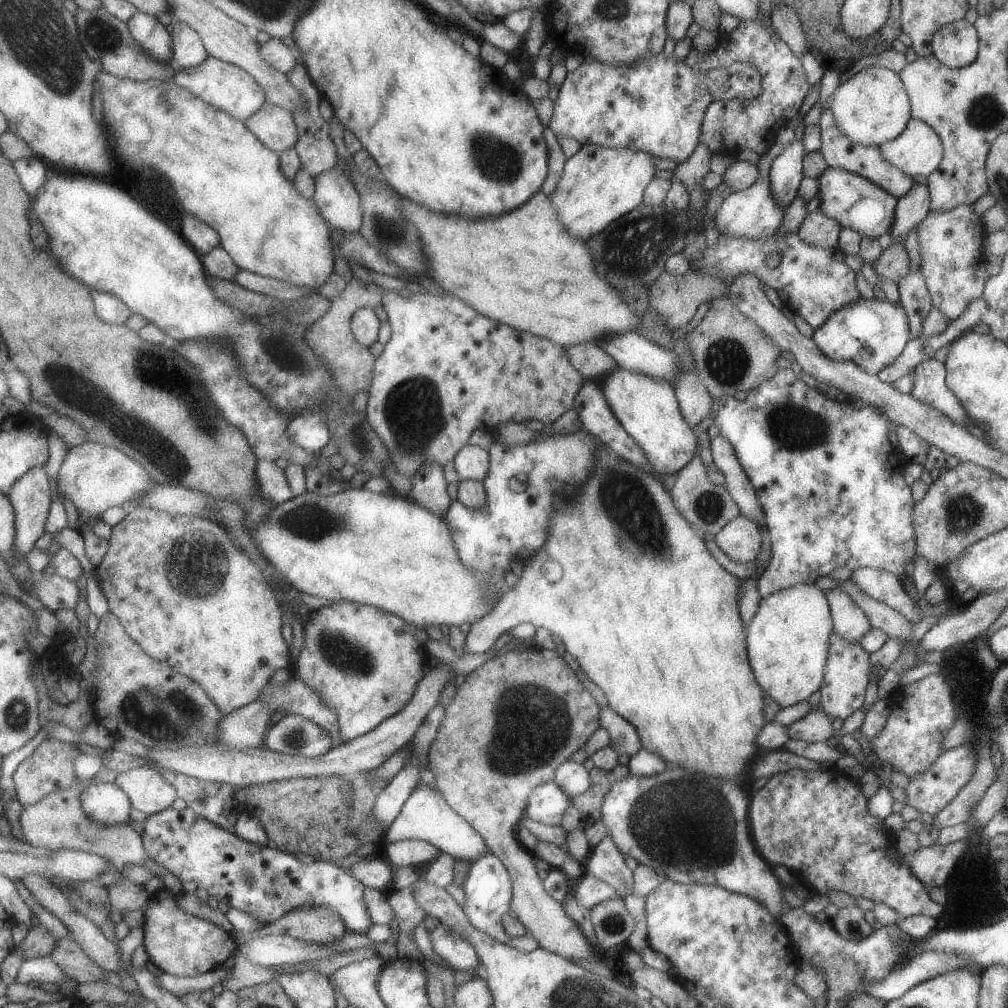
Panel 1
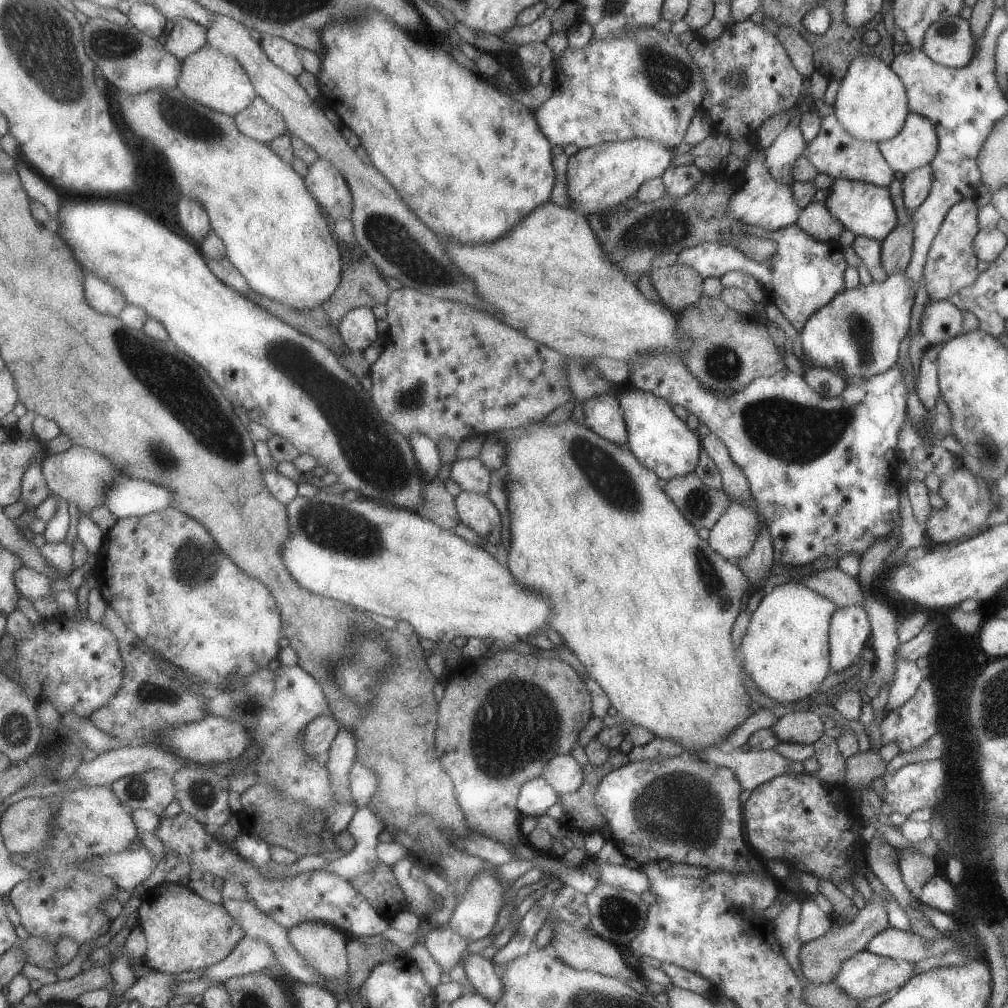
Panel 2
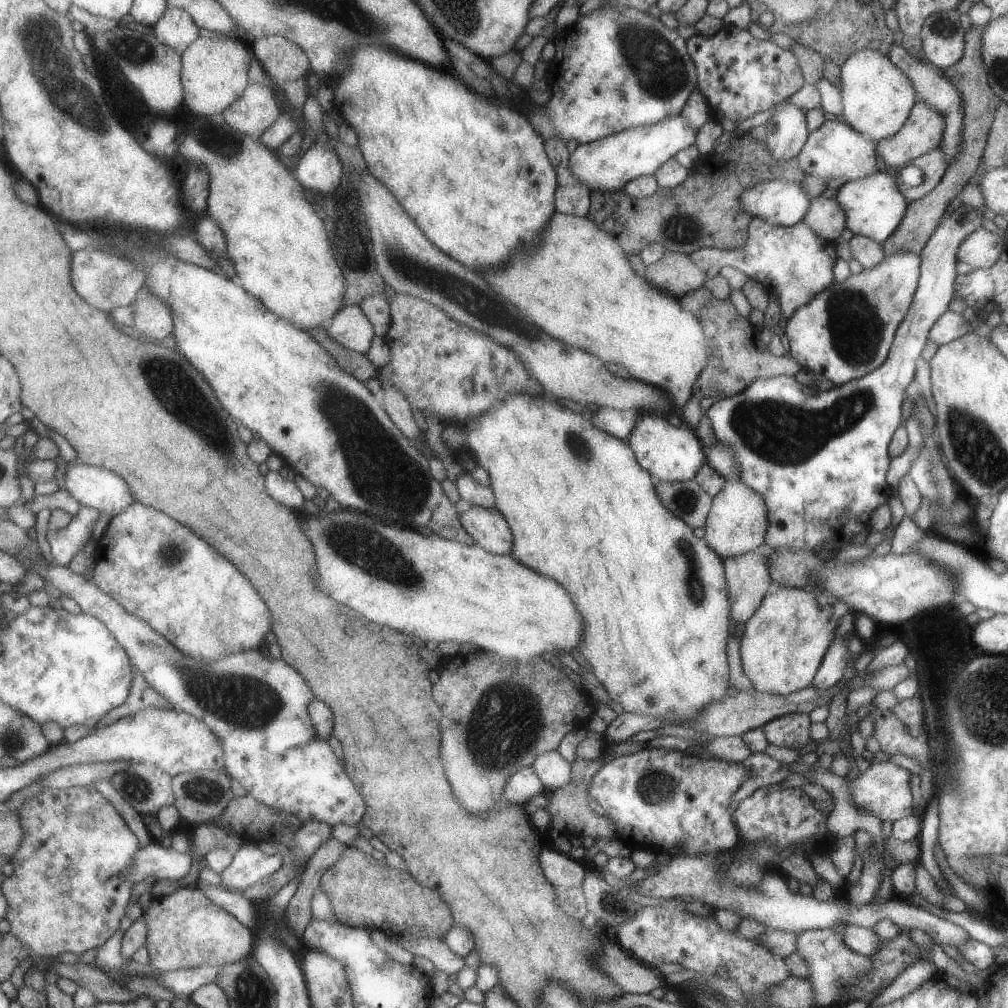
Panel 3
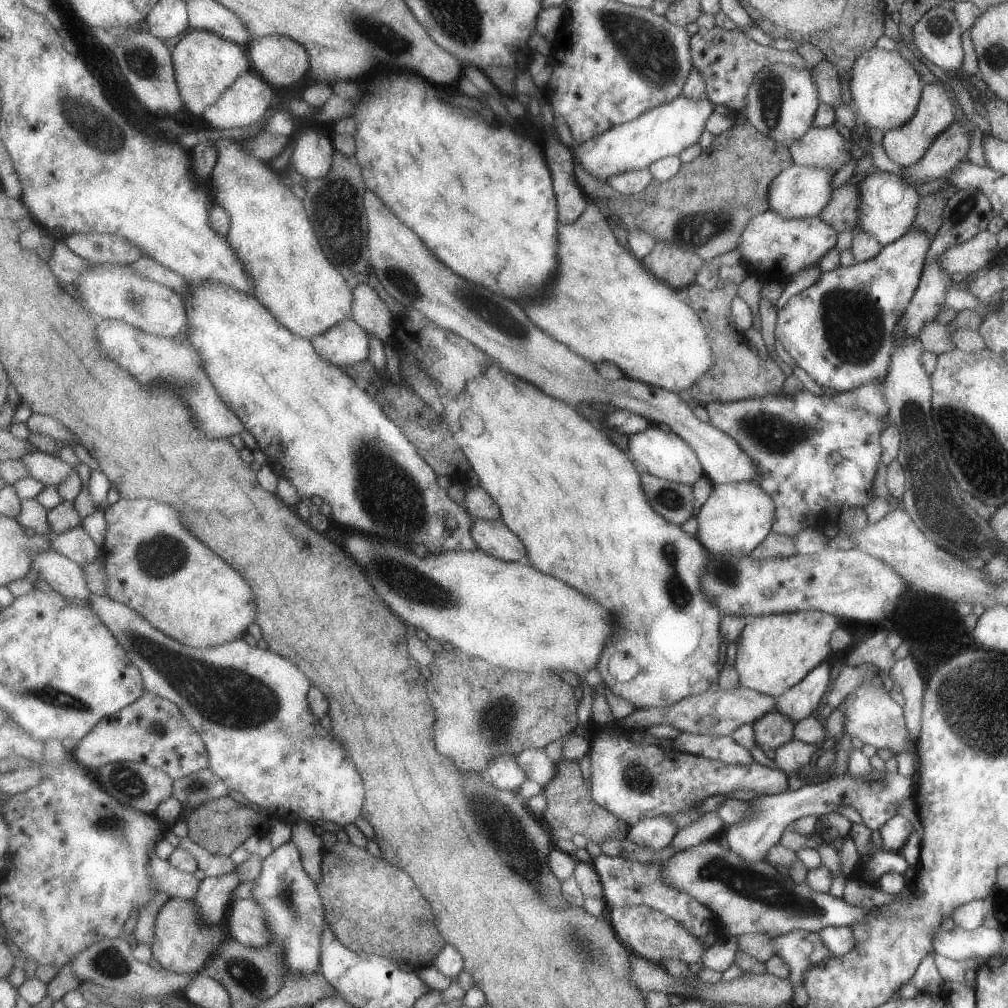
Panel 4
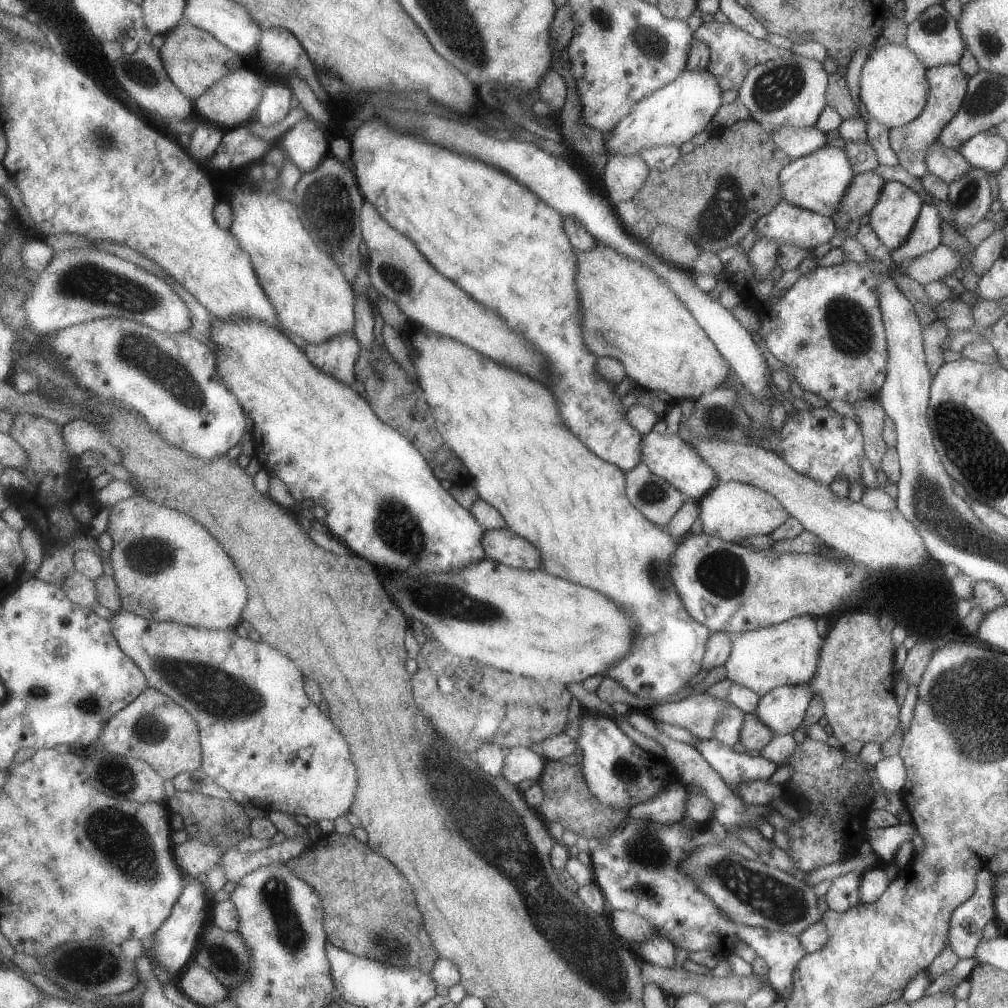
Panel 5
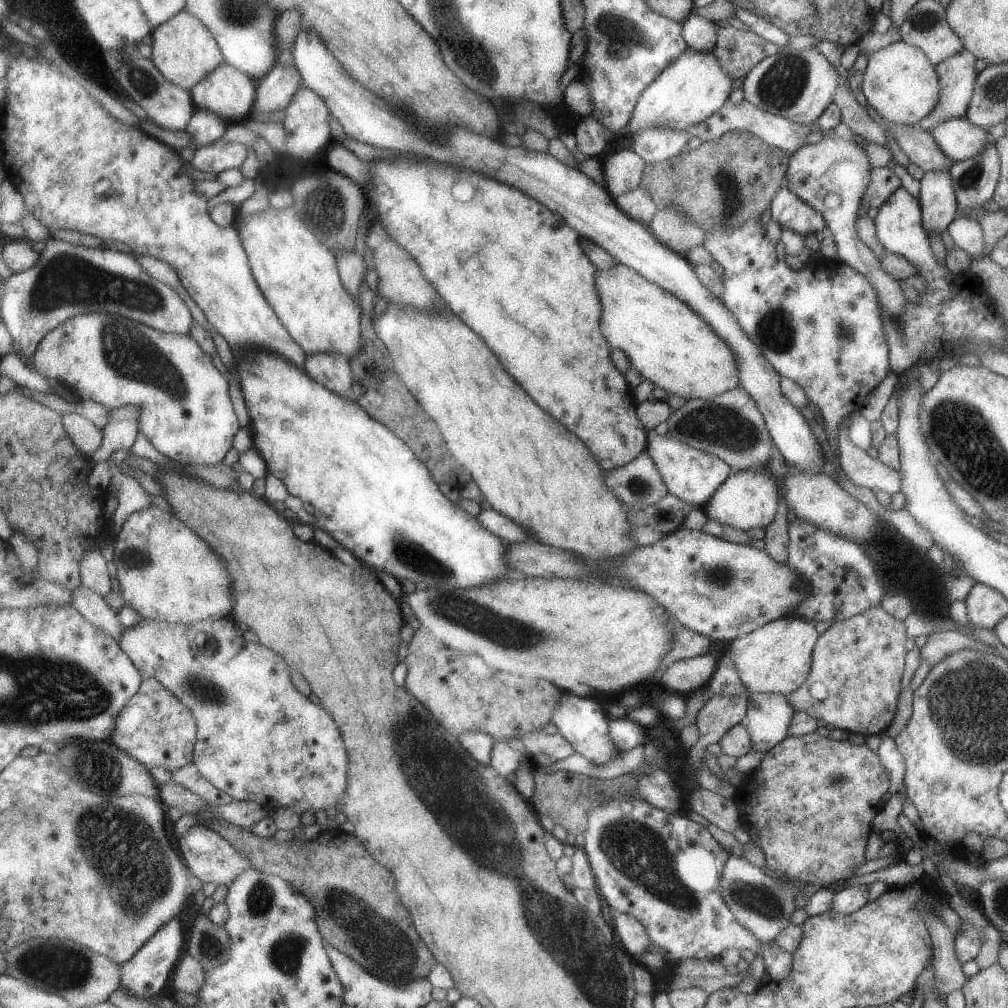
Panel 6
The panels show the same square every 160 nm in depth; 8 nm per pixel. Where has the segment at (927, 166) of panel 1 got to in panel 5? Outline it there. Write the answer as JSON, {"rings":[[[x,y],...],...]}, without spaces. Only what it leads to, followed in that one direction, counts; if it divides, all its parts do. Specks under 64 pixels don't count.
{"rings":[[[959,64],[930,67],[926,71],[926,76],[929,91],[924,110],[912,122],[889,130],[889,143],[896,153],[899,163],[904,170],[919,179],[925,174],[929,174],[925,163],[926,153],[930,145],[937,142],[946,123],[950,122],[960,110],[964,98],[966,98],[968,80]]]}

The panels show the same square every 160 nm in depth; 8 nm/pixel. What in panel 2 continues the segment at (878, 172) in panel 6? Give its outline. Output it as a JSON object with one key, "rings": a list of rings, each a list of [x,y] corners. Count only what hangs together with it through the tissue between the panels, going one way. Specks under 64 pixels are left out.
{"rings":[[[824,202],[808,203],[799,212],[796,224],[812,238],[837,243],[844,232],[844,225],[832,216]]]}

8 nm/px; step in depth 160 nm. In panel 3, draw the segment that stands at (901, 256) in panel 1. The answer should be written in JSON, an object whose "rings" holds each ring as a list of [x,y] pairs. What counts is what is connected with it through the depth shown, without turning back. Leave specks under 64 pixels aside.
{"rings":[[[972,25],[965,32],[965,51],[962,58],[956,64],[941,70],[958,87],[963,98],[965,125],[963,126],[961,152],[955,158],[955,162],[950,163],[942,180],[926,196],[908,204],[905,217],[901,220],[899,227],[881,244],[887,257],[906,252],[920,255],[928,239],[937,229],[940,217],[944,214],[946,207],[953,198],[960,196],[964,185],[972,178],[980,164],[995,108],[1000,101],[988,82],[987,68],[981,51],[982,35],[983,29]]]}

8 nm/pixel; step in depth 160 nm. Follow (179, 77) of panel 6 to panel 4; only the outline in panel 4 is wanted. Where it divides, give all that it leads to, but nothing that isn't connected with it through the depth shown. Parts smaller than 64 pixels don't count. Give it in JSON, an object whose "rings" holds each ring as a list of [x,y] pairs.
{"rings":[[[192,29],[188,32],[173,49],[177,79],[186,107],[195,115],[204,116],[211,106],[216,105],[225,92],[236,85],[244,74],[254,70],[249,49],[250,46],[242,46],[215,32],[200,29]]]}

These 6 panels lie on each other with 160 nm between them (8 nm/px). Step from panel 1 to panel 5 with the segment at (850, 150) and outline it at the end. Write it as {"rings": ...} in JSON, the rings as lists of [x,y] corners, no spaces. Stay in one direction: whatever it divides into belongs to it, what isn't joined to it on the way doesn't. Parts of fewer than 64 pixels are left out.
{"rings":[[[816,125],[799,129],[782,127],[770,134],[774,142],[789,154],[792,160],[805,157],[828,145],[827,133],[822,132]]]}

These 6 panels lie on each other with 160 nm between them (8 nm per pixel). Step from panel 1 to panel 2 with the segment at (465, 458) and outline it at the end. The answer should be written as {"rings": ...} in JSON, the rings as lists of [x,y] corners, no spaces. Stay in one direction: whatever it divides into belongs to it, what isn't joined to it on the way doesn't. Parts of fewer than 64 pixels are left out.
{"rings":[[[479,457],[458,459],[453,464],[452,478],[464,491],[492,492],[492,469]]]}

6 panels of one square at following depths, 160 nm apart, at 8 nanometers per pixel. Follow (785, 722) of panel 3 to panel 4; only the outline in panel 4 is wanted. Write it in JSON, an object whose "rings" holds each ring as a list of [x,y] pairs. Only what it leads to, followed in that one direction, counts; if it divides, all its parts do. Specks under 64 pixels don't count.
{"rings":[[[780,711],[762,715],[754,724],[755,739],[763,750],[785,745],[795,738],[795,722]]]}

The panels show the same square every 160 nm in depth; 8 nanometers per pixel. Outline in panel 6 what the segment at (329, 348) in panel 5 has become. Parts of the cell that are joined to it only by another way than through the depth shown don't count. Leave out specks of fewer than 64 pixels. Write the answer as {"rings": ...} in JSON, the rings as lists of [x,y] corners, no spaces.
{"rings":[[[314,354],[308,357],[306,369],[312,378],[316,378],[322,386],[338,392],[344,398],[352,396],[352,388],[356,384],[353,362],[342,354]]]}

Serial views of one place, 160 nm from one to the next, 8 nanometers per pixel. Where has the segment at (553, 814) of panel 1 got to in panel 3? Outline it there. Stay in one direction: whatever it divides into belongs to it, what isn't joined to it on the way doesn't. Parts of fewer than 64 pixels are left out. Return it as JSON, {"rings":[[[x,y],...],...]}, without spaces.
{"rings":[[[532,767],[519,770],[510,778],[510,786],[506,786],[506,798],[510,798],[512,804],[524,807],[536,794],[547,794],[545,784],[538,778]]]}

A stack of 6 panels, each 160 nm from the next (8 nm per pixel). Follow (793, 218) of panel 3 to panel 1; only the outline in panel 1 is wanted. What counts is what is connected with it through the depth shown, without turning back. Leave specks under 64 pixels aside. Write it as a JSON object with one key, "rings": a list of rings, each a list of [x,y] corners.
{"rings":[[[759,179],[750,187],[741,191],[732,192],[725,198],[715,214],[716,227],[720,235],[746,237],[758,240],[772,237],[782,224],[785,210],[777,204],[771,193],[768,179]]]}

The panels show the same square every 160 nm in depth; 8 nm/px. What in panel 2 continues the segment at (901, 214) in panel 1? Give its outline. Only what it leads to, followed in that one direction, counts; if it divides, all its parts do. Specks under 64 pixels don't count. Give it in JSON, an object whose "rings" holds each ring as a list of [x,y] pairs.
{"rings":[[[924,165],[906,173],[903,184],[905,207],[913,212],[928,198],[932,186],[930,165]]]}

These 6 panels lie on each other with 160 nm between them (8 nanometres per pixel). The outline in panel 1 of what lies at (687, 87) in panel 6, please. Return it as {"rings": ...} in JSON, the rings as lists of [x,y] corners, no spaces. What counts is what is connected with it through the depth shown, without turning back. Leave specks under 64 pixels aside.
{"rings":[[[586,143],[581,145],[580,150],[565,162],[565,167],[557,182],[557,187],[549,196],[557,209],[557,217],[561,219],[562,226],[572,237],[586,242],[590,236],[600,234],[612,221],[632,212],[640,207],[643,202],[643,194],[657,171],[654,158],[644,151],[637,151],[622,147],[597,147]]]}

